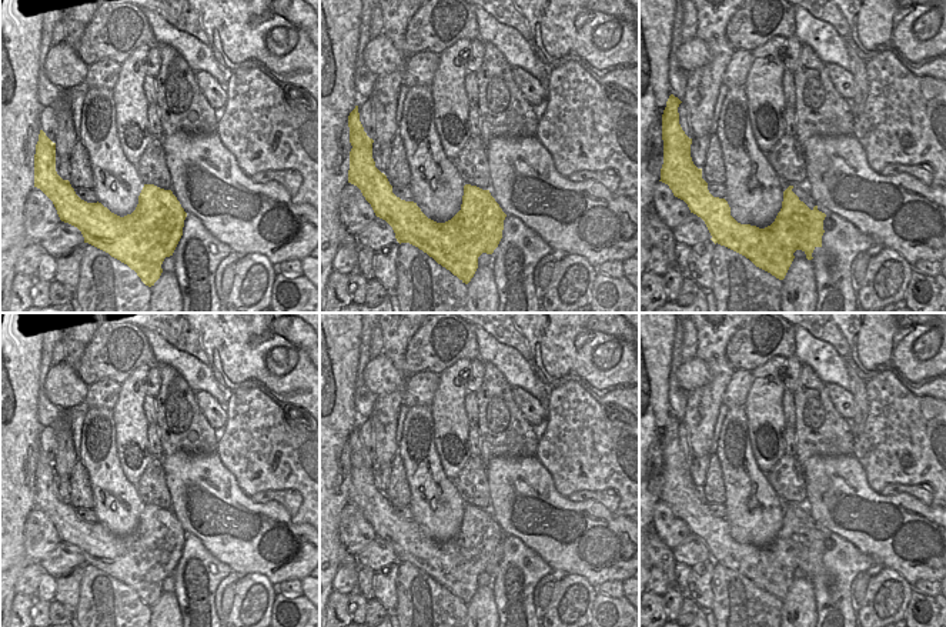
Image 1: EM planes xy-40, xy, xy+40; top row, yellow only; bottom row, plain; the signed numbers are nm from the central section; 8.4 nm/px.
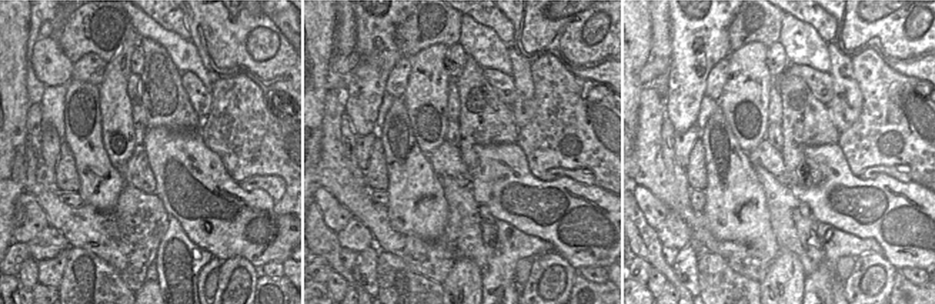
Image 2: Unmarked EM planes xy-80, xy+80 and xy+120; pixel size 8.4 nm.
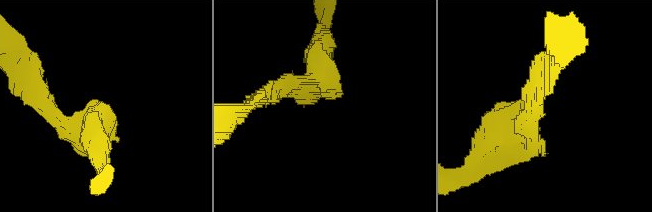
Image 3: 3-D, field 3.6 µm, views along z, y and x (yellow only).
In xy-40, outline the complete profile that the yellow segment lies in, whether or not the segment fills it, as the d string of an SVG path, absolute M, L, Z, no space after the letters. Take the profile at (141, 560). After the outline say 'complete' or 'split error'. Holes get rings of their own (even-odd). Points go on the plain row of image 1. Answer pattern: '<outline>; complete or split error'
M40 450L34 474L34 507L54 524L61 541L77 547L84 563L127 584L151 607L160 598L161 584L173 576L187 533L171 510L144 504L131 534L120 537L101 523L81 520L68 500L56 491L56 463Z; complete

